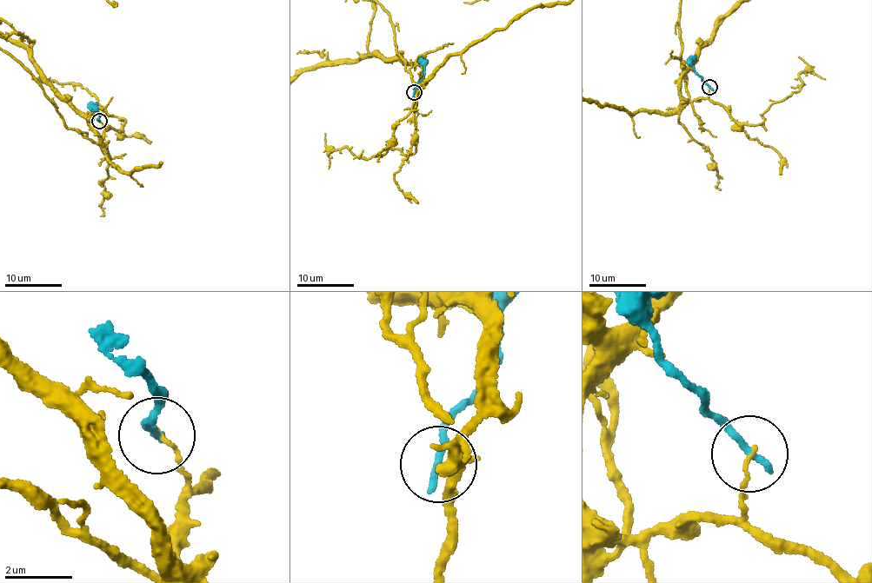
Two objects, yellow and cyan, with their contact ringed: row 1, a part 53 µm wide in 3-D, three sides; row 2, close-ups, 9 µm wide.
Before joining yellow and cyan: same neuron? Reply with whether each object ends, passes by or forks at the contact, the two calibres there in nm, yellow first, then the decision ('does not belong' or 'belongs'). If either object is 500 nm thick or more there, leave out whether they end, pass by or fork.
yellow ends; cyan ends; calibres 100 and 240 nm; does not belong

